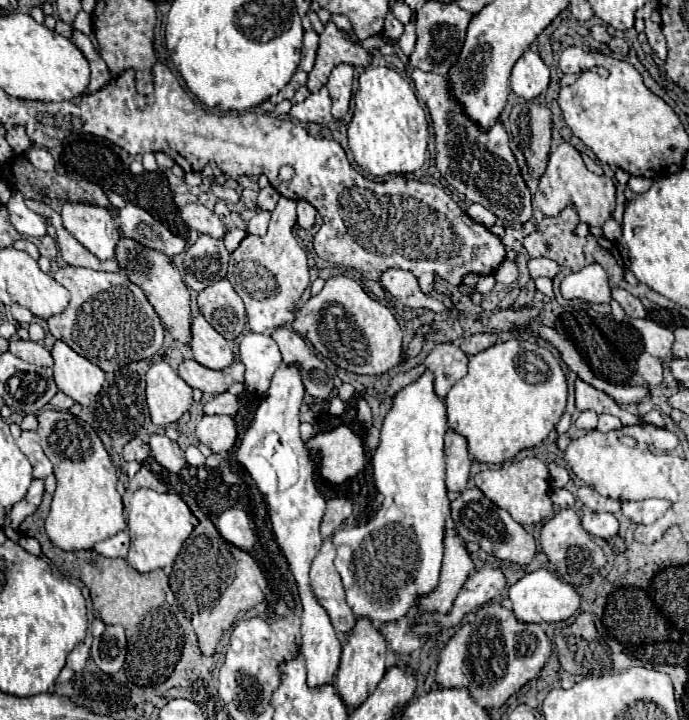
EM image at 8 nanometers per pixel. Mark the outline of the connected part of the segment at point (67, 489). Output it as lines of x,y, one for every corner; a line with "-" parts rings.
41,411
37,433
41,447
55,467
57,491
53,493
51,511
45,519
45,531
55,547
63,551
91,549
95,543
113,537
127,527
123,517
121,495
117,493
115,467
101,439
89,423
67,411

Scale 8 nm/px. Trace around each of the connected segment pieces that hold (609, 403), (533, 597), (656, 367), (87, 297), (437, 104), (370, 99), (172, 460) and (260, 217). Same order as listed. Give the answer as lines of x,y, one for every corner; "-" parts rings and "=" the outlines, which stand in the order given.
577,379
575,381
575,405
579,411
595,411
595,413
611,413
611,415
617,415
621,419
623,425
637,425
641,423
641,419
625,409
621,409
607,393
595,389
593,385
=
537,569
521,577
515,585
509,587
509,599
513,603
513,613
521,623
557,623
573,617
579,609
581,597
573,589
573,585
563,583
555,575
551,575
547,569
=
647,351
637,359
637,371
649,385
659,385
663,381
663,365
659,359
653,359
=
67,265
57,269
53,277
71,293
71,303
61,315
47,319
49,331
55,339
73,347
73,351
81,357
89,359
107,373
141,359
149,359
161,349
165,331
159,315
147,301
145,293
131,283
127,275
=
413,69
411,79
417,87
419,99
425,101
427,109
431,111
437,137
437,169
445,181
469,201
481,203
495,215
527,223
531,219
531,193
519,173
517,161
509,149
507,131
503,129
501,121
497,121
489,131
481,131
465,117
461,107
453,103
449,95
449,83
443,75
=
367,67
359,77
355,111
347,137
355,161
371,175
383,177
419,171
425,163
429,125
411,83
389,67
=
151,435
149,447
151,447
151,455
155,457
155,461
171,473
179,473
187,465
185,451
181,449
181,453
179,453
177,441
171,441
165,435
=
259,209
259,211
257,211
257,215
247,223
249,233
253,233
253,235
265,235
265,233
267,233
269,219
271,219
271,213
269,213
269,211

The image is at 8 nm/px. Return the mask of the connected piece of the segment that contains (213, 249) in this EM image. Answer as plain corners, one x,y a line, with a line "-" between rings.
201,233
197,241
185,251
183,279
191,289
203,291
217,279
225,277
227,265
229,265
229,251
225,249
223,241

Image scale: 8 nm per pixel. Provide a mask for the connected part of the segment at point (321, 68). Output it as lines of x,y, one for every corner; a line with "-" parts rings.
327,23
325,31
319,35
319,49
317,49
317,61
313,71
309,73
307,87
311,93
317,93
325,83
333,67
339,63
349,63
353,67
367,67
371,63
369,51
355,45
349,37
345,39
343,31
337,29
335,23

